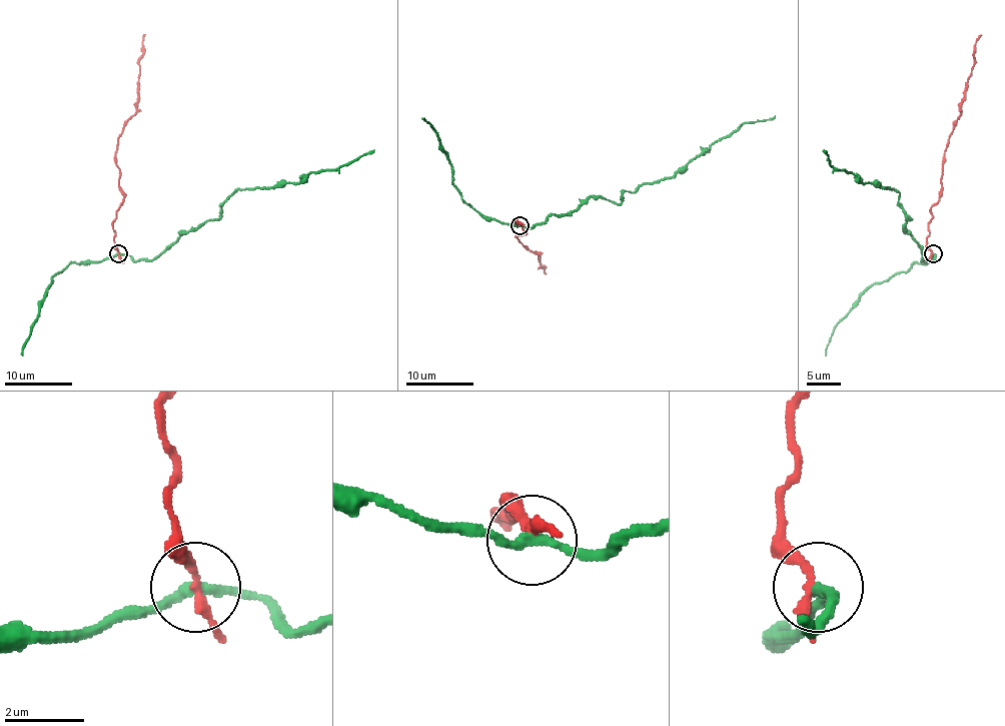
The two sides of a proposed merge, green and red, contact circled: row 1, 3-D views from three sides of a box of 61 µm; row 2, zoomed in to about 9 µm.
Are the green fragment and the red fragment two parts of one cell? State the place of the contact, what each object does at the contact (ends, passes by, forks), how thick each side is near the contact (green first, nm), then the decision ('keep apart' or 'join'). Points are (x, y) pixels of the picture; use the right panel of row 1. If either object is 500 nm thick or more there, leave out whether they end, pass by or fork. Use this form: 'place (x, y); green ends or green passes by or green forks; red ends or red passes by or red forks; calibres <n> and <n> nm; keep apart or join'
place (933, 253); green passes by; red passes by; calibres 240 and 220 nm; keep apart

